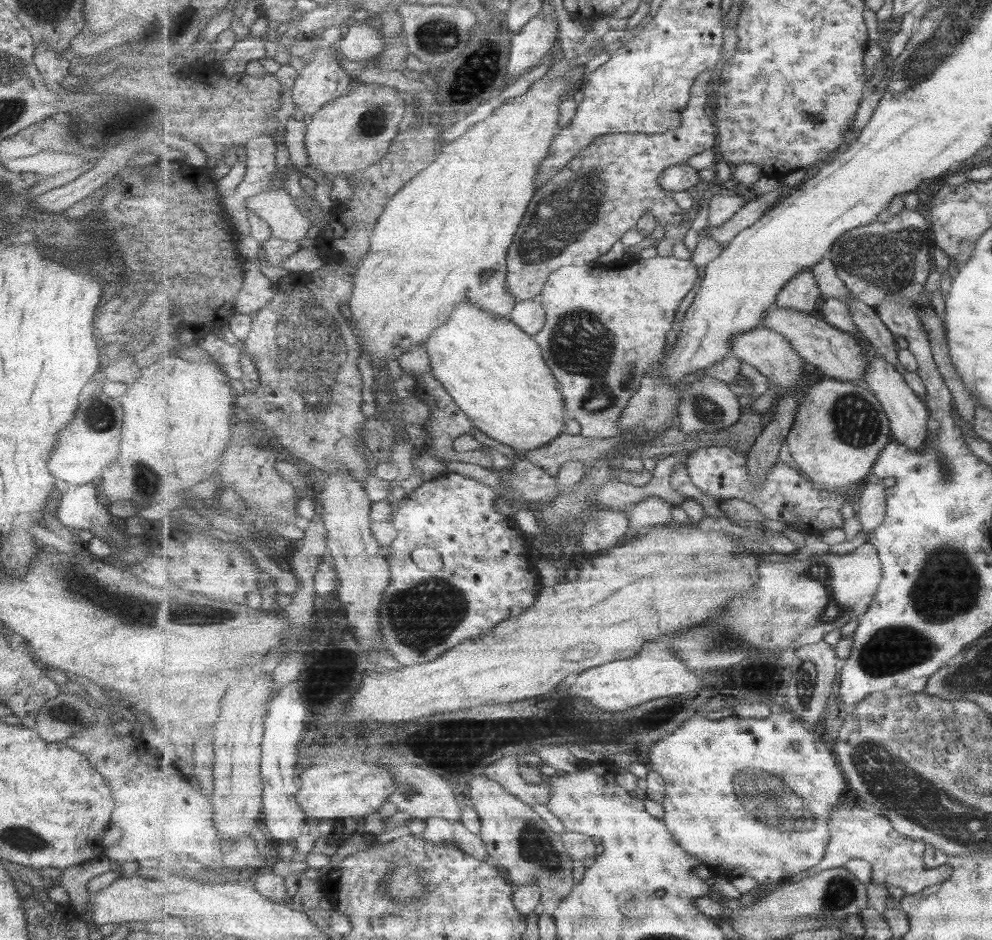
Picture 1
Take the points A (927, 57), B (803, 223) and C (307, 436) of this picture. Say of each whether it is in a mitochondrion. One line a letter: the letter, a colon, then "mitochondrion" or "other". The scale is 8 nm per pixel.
A: mitochondrion
B: other
C: other

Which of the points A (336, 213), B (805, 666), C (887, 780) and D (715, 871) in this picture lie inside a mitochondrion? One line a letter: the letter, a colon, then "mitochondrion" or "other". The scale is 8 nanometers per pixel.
A: other
B: mitochondrion
C: mitochondrion
D: other

